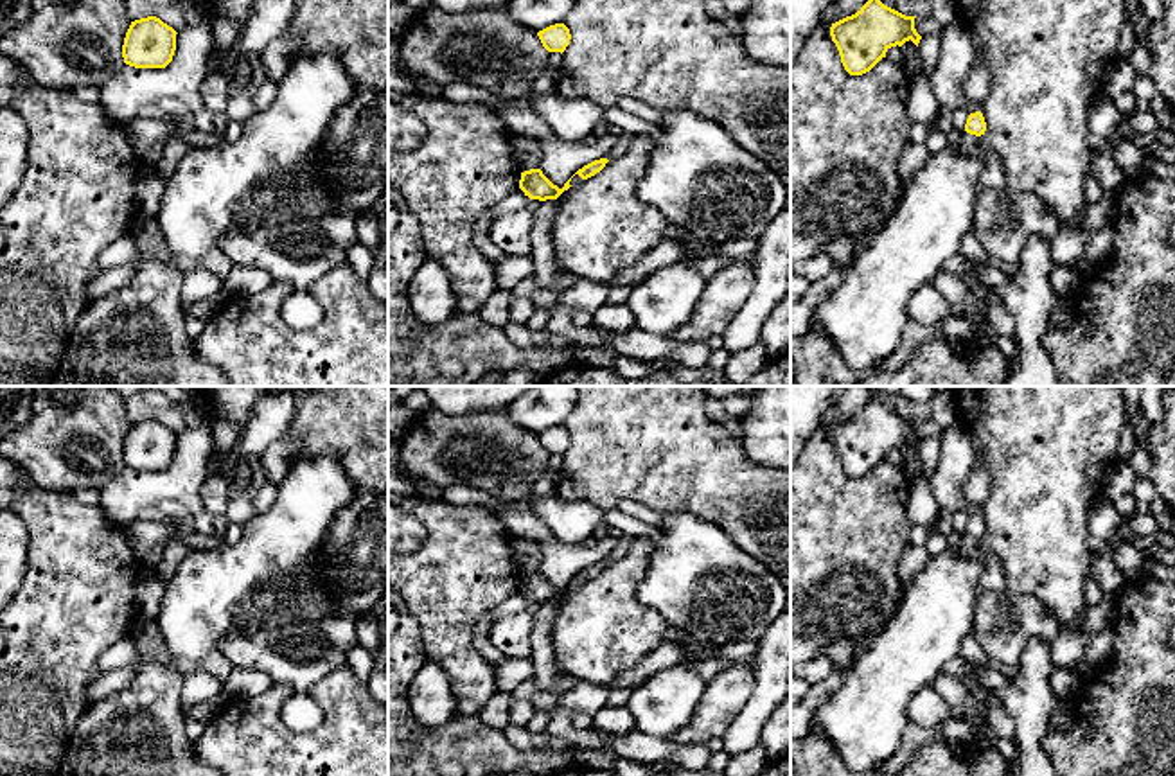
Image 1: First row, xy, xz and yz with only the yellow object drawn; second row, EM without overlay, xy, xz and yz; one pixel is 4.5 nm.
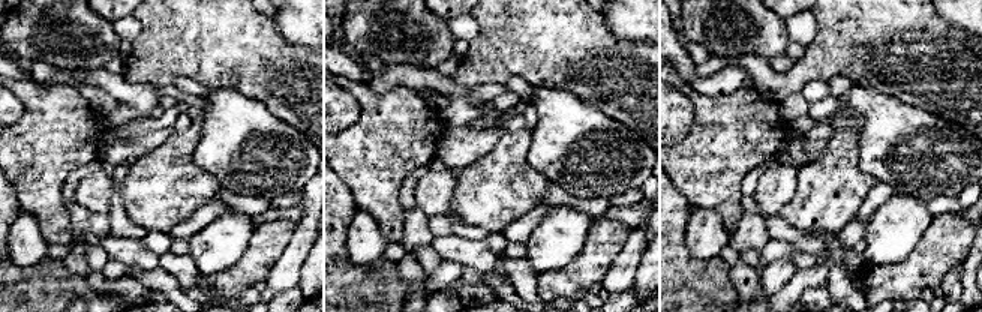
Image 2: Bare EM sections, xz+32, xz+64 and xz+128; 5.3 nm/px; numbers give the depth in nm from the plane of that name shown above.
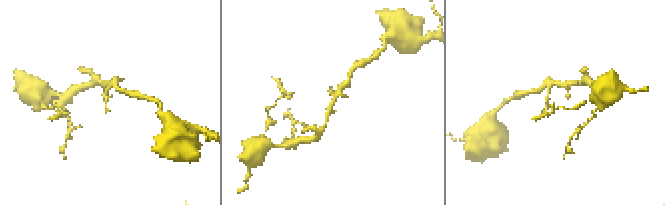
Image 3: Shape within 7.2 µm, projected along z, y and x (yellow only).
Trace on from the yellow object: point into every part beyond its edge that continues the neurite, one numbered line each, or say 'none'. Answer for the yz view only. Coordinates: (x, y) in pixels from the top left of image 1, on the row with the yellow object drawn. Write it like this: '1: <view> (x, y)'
none

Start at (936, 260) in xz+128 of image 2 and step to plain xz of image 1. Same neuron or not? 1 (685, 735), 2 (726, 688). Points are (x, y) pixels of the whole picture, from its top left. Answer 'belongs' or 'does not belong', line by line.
1: belongs
2: belongs

